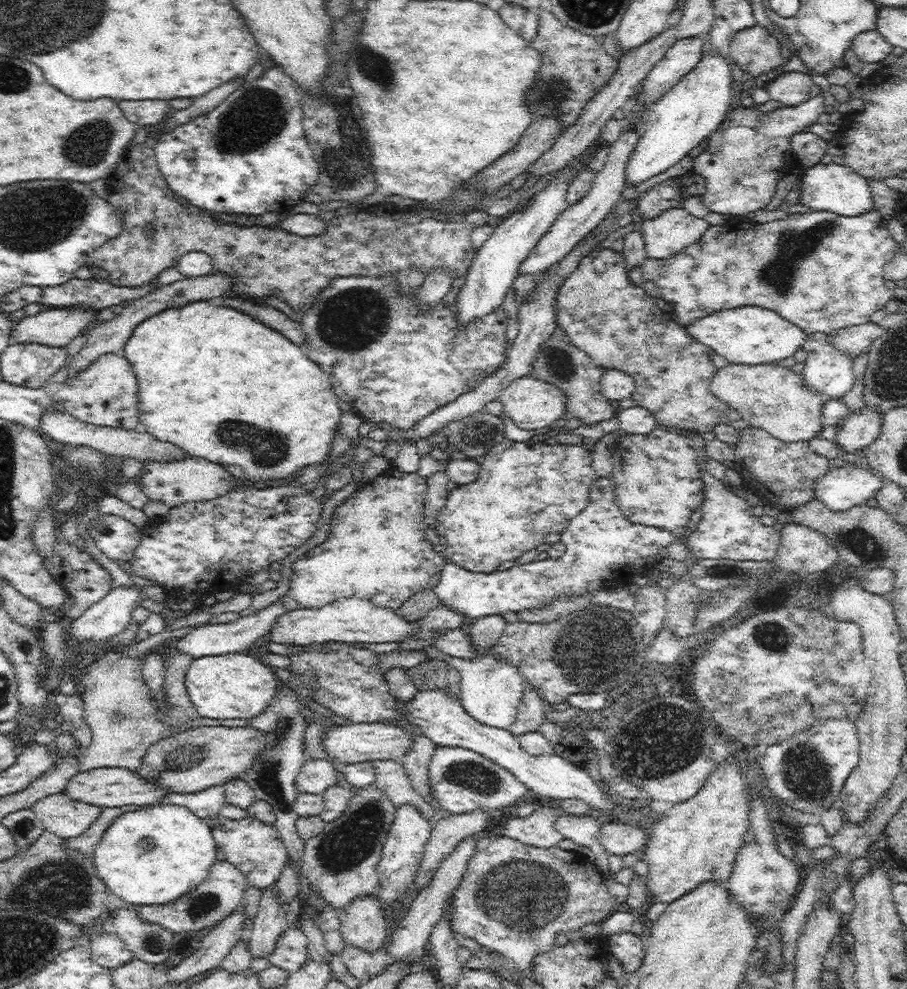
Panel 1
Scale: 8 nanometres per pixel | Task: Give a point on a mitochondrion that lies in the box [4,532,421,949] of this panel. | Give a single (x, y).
(64, 885)

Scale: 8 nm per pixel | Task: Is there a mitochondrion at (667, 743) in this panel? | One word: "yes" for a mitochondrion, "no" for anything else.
yes

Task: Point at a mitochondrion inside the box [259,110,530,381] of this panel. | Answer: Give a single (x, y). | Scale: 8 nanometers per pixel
(354, 318)

